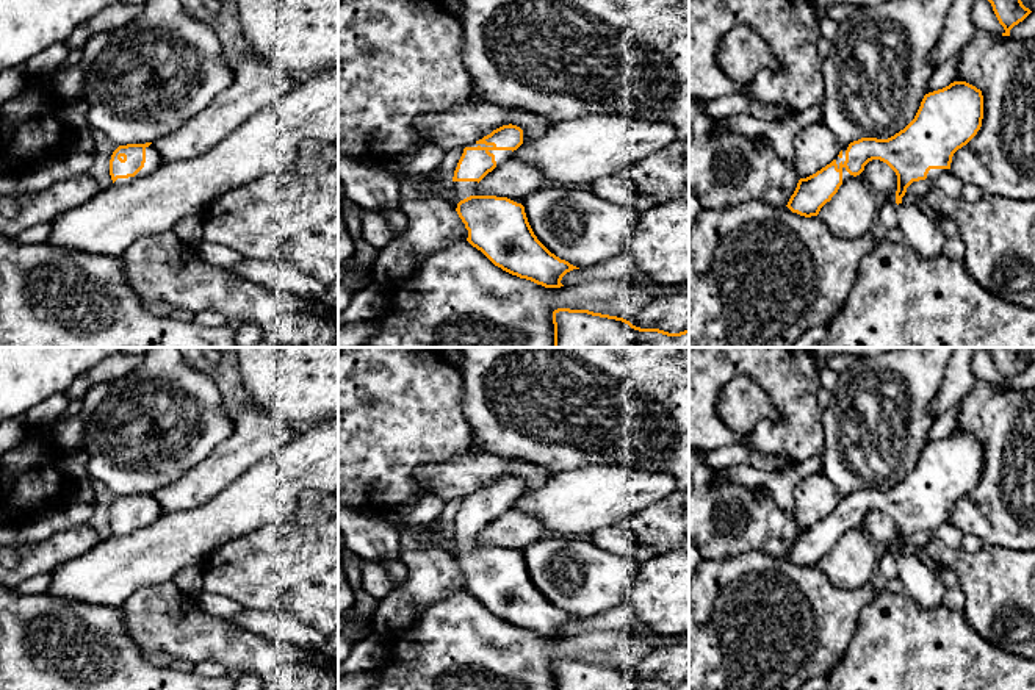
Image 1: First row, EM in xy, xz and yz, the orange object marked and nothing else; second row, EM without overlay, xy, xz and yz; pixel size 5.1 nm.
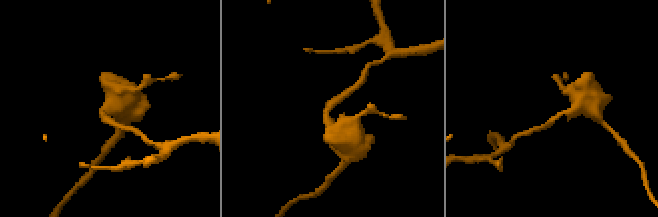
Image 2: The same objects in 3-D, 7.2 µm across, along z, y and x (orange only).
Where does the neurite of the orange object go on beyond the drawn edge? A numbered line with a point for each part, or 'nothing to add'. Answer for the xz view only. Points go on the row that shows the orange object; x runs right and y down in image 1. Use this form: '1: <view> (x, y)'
1: xz (501, 157)

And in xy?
1: xy (152, 158)

